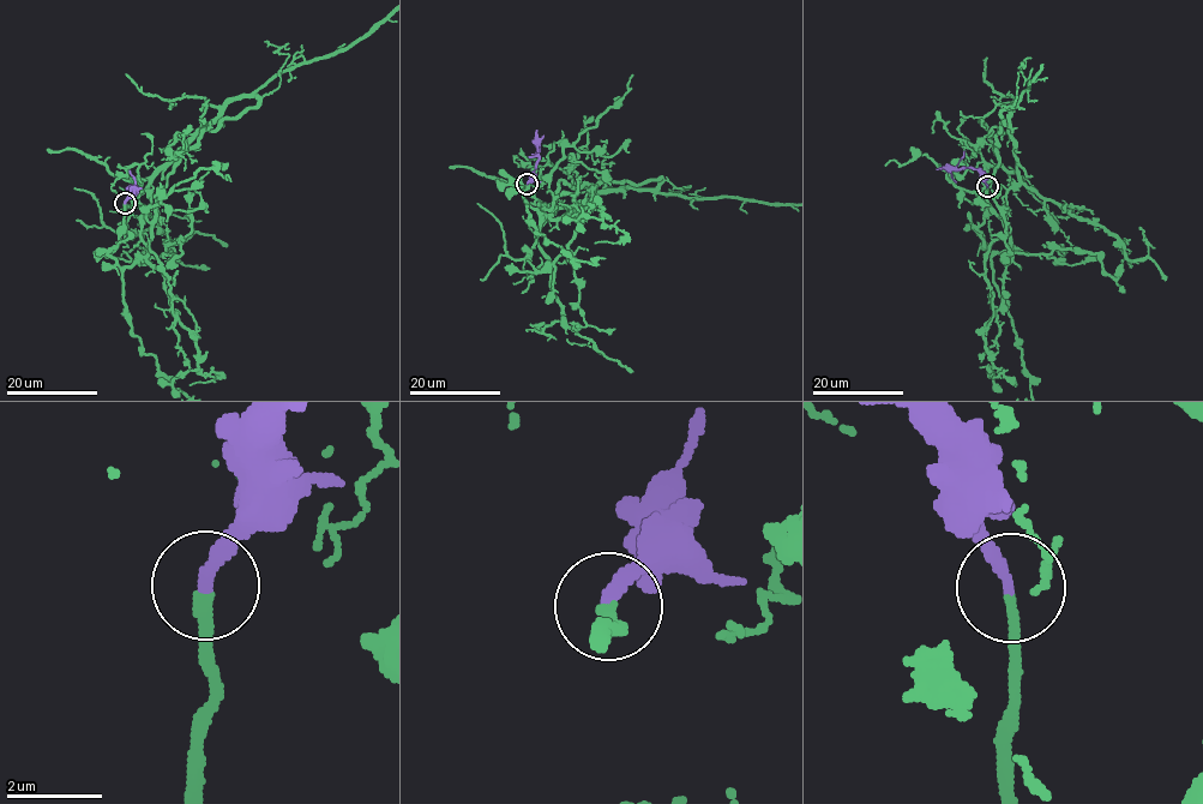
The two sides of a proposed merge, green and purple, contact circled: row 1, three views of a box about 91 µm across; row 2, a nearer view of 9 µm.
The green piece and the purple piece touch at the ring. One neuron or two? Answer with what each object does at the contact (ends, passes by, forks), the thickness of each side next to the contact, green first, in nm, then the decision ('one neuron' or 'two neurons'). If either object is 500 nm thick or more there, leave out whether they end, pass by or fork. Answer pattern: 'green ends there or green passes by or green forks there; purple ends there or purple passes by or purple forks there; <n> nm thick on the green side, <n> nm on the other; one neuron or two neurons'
green ends there; purple ends there; 220 nm thick on the green side, 260 nm on the other; one neuron

